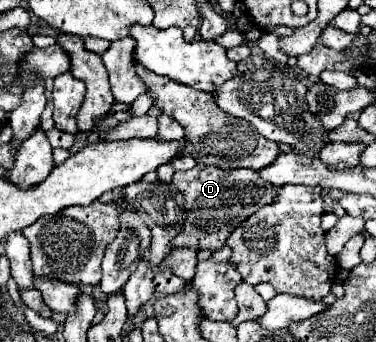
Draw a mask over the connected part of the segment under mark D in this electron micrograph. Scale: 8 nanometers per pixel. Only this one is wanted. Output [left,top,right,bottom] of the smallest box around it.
[171,164,277,250]

